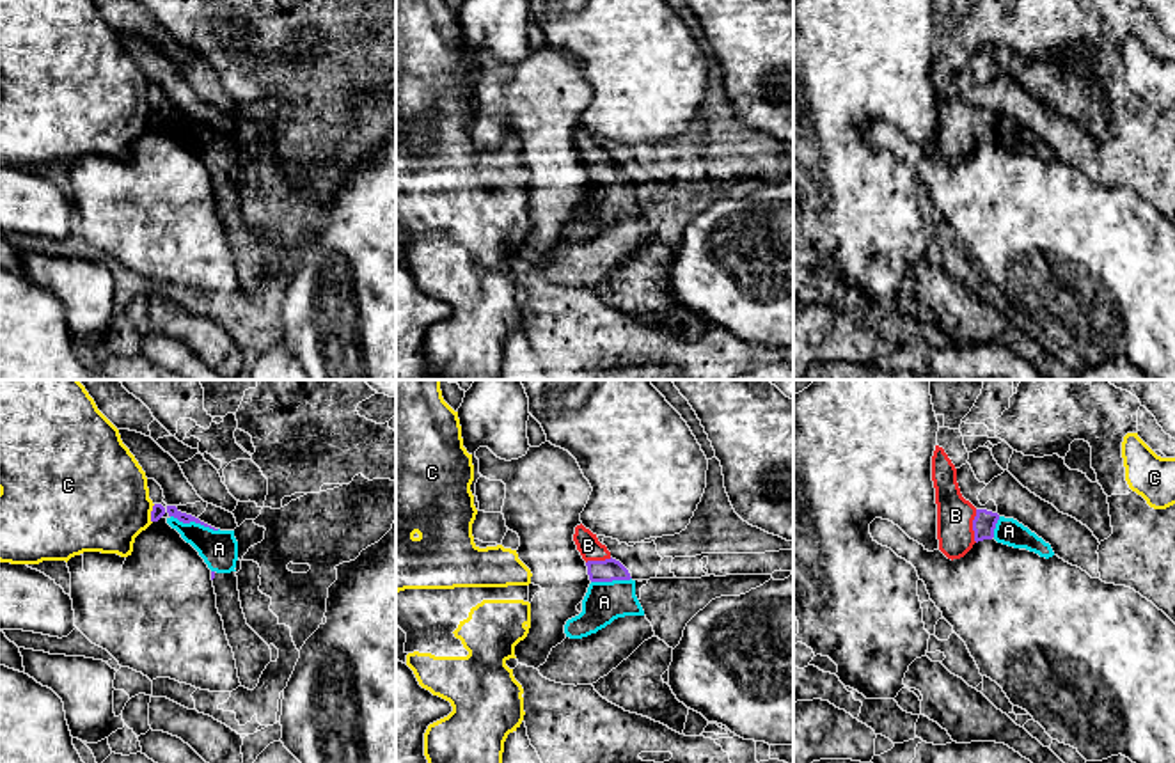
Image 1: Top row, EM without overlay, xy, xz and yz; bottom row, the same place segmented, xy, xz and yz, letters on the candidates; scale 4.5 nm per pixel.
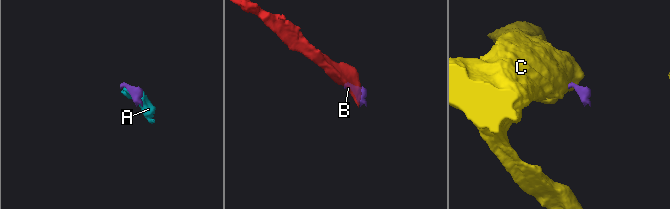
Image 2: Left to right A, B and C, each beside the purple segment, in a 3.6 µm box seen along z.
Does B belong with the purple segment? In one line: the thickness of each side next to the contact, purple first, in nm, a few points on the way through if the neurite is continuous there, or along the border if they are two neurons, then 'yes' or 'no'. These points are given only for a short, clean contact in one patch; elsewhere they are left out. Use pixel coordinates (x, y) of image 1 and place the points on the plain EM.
110/170 nm | across yz (984, 126), (973, 128), (955, 117) | yes

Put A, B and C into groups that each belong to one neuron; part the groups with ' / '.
A B / C

